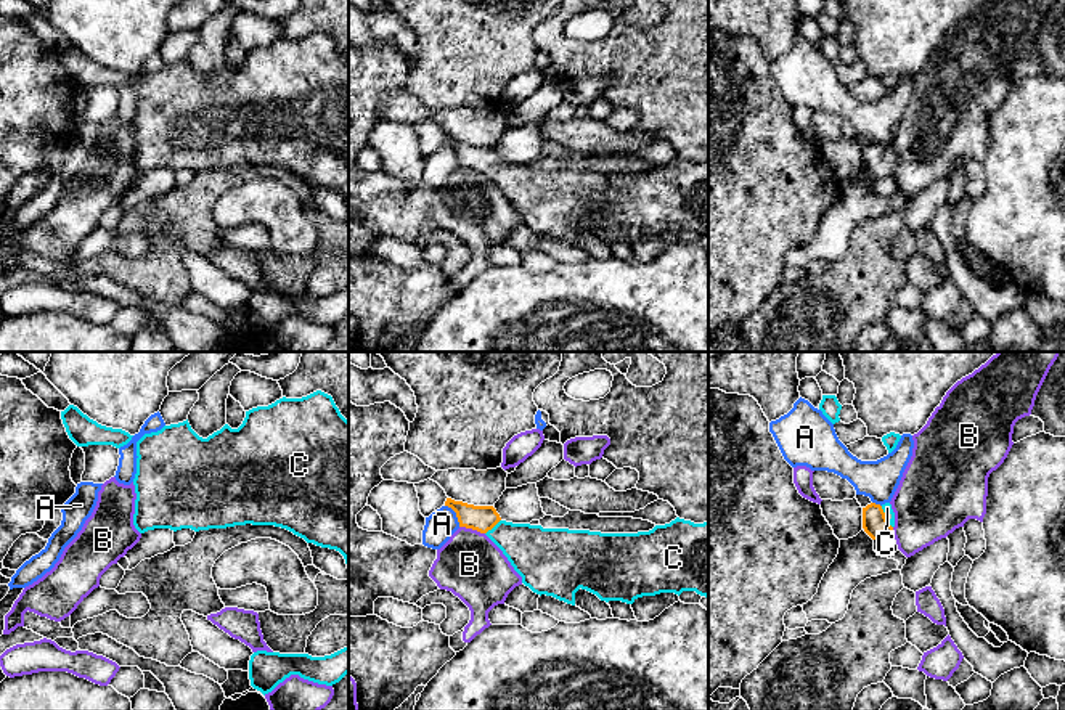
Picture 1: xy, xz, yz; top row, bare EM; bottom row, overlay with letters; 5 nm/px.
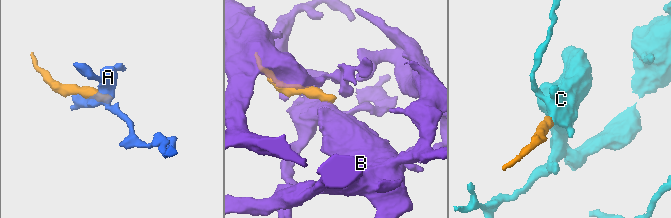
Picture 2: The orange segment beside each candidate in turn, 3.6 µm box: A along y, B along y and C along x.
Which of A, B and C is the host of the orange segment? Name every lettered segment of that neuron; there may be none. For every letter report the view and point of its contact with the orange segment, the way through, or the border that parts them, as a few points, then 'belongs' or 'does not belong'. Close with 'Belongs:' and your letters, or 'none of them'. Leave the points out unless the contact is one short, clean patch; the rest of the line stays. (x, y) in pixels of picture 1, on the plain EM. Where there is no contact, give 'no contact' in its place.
A: contact xz (457, 155); does not belong
B: contact xz (473, 169); does not belong
C: contact yz (885, 158); way yz (874, 163), (885, 158), (887, 148); belongs
Belongs: C

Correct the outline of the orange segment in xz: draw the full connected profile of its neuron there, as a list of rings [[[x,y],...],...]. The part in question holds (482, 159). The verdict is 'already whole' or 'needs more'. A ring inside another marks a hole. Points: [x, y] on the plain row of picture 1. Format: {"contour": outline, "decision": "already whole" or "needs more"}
{"contour": [[[447,138],[445,146],[456,153],[459,167],[485,173],[522,217],[522,223],[540,236],[553,236],[572,246],[580,228],[601,241],[626,244],[660,233],[679,236],[683,231],[696,231],[708,238],[708,161],[694,164],[676,157],[649,172],[601,173],[512,164],[503,161],[493,146],[474,146],[451,138]]], "decision": "needs more"}

